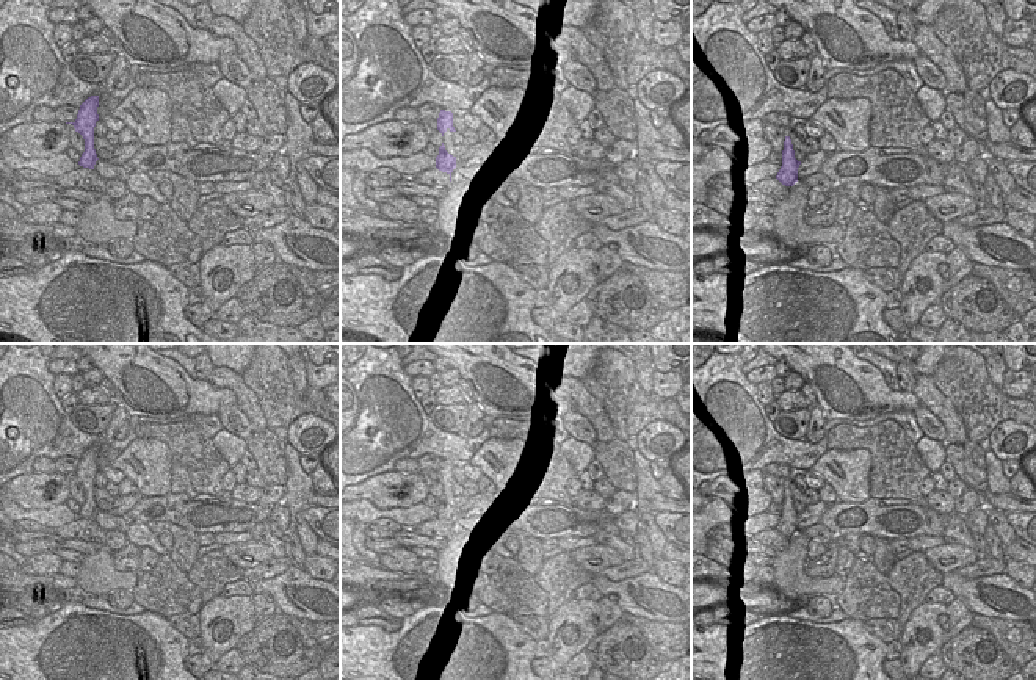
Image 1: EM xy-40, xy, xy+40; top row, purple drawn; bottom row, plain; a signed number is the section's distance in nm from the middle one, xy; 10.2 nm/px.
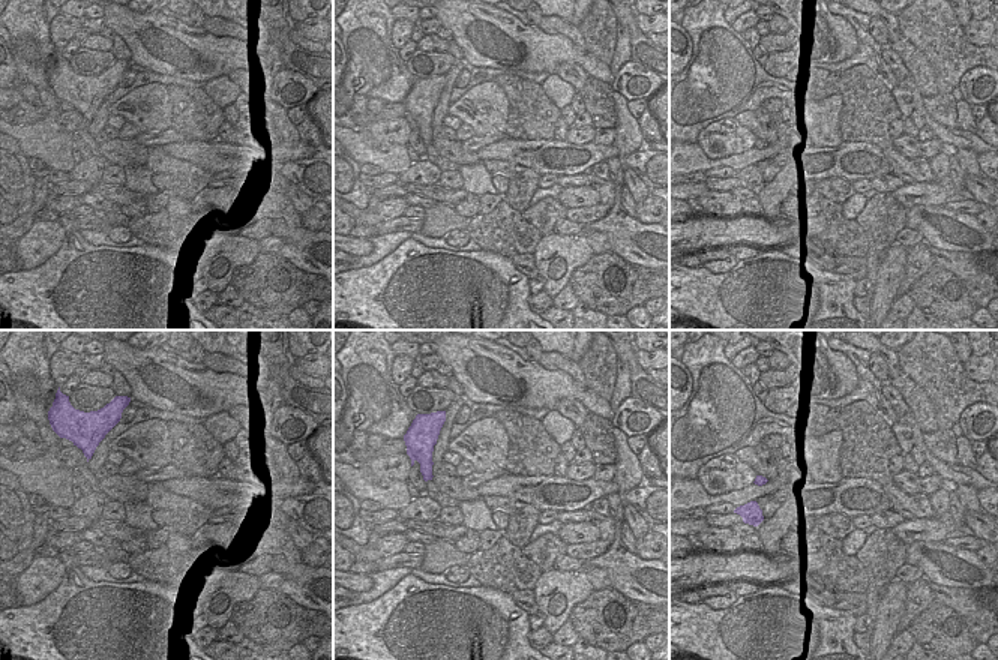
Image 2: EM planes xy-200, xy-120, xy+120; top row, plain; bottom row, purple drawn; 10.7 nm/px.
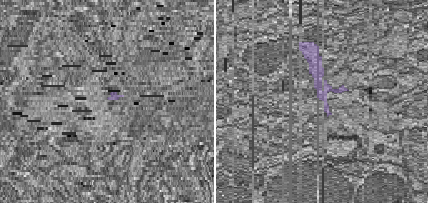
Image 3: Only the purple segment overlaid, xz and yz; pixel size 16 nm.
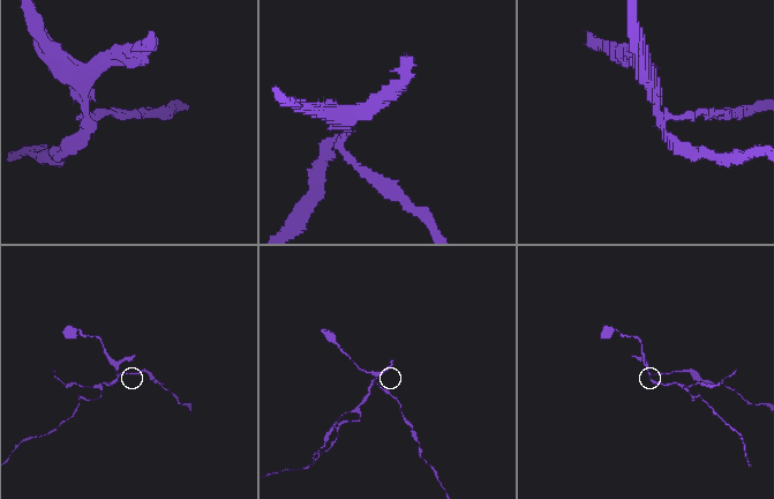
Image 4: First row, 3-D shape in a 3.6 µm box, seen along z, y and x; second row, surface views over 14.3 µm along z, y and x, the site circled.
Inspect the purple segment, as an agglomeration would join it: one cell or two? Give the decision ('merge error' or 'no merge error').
merge error

